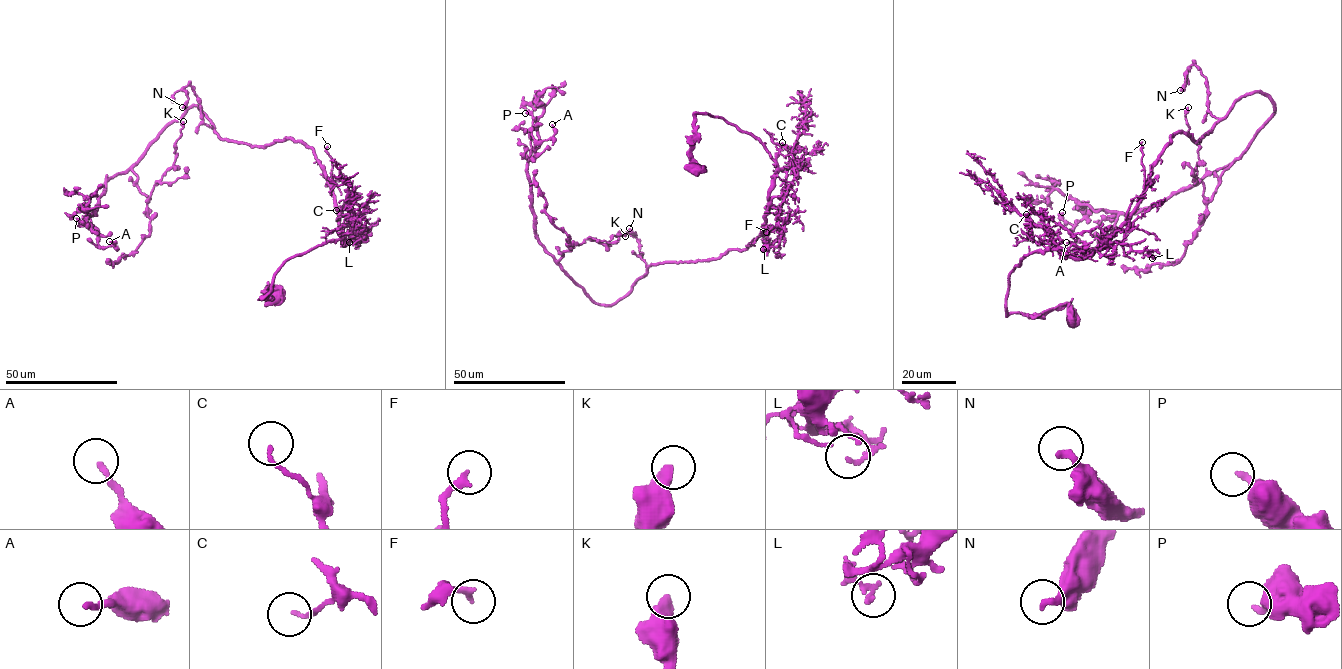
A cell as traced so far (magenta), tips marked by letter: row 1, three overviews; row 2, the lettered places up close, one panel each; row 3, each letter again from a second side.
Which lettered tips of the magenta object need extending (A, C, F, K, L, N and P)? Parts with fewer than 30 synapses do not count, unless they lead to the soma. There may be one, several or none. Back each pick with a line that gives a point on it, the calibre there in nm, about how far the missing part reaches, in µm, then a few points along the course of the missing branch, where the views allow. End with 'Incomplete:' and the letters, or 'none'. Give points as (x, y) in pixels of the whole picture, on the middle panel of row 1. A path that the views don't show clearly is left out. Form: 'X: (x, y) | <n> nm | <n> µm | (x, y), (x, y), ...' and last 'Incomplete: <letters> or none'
Incomplete: none

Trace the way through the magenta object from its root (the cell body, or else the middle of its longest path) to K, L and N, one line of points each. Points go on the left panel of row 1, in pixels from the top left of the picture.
K: (271, 299), (289, 258), (344, 245), (325, 171), (191, 105), (132, 168), (148, 199), (183, 121)
L: (271, 299), (267, 288), (261, 296), (289, 258), (328, 241), (344, 245), (339, 212), (362, 231), (349, 242)
N: (271, 299), (261, 296), (289, 258), (344, 245), (325, 172), (290, 139), (222, 139), (189, 85), (182, 107)

